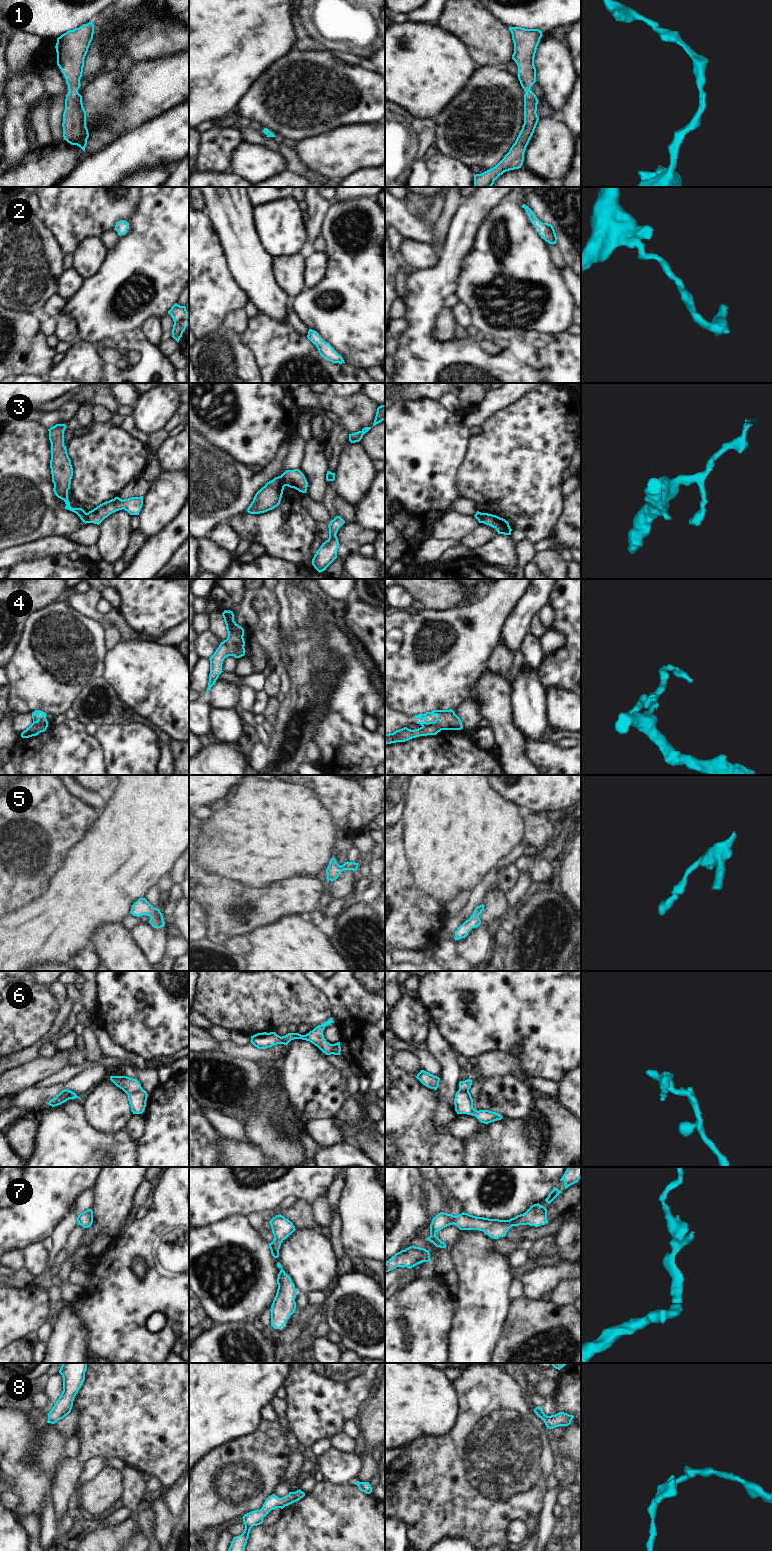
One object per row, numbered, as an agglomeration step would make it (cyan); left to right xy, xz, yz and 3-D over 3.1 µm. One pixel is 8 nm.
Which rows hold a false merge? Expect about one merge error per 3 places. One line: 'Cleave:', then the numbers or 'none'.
Cleave: 3, 4, 6

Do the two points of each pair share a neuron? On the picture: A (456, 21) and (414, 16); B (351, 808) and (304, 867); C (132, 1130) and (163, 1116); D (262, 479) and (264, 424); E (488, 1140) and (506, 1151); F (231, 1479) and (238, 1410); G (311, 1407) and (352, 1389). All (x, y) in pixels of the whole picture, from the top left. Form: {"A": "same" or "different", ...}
{"A": "different", "B": "different", "C": "different", "D": "different", "E": "same", "F": "different", "G": "same"}

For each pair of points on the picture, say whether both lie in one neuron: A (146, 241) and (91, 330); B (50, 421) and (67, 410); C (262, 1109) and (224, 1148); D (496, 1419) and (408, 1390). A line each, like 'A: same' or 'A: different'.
A: same
B: same
C: same
D: different

